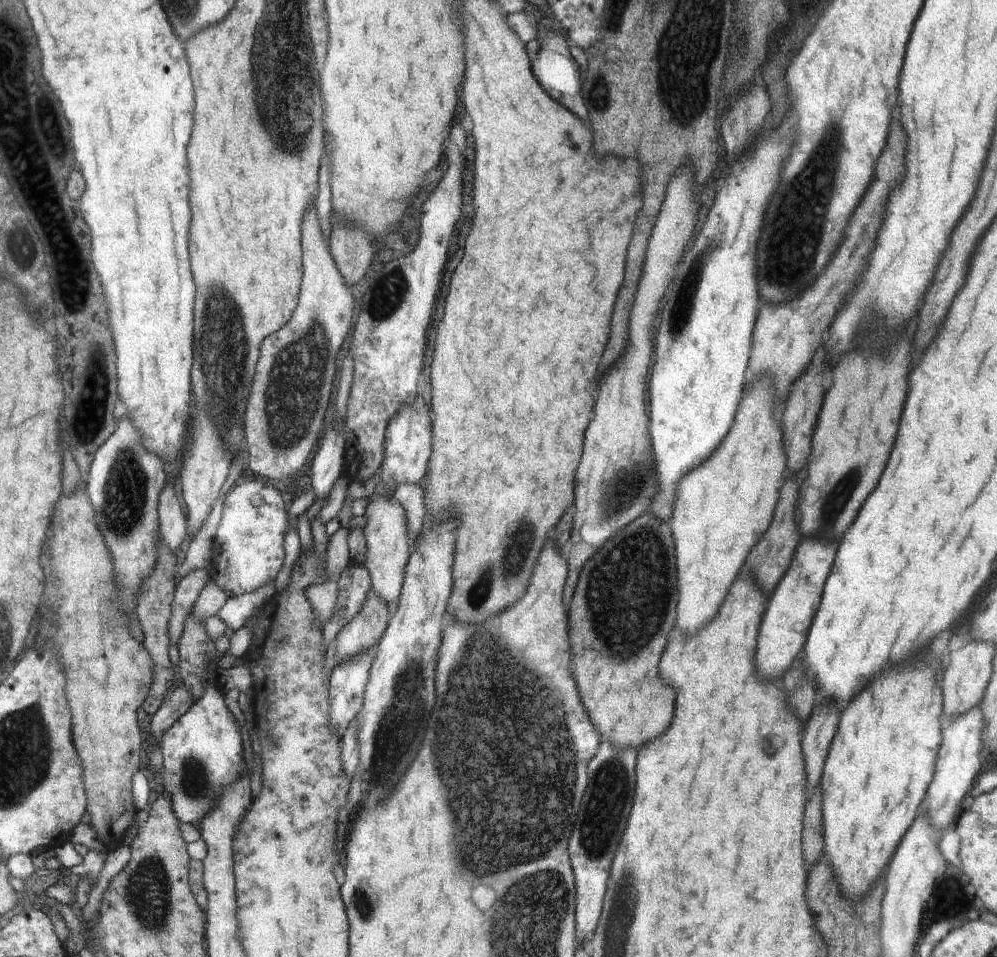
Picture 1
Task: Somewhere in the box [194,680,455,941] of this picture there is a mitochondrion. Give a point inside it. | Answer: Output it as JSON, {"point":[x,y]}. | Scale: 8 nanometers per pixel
{"point":[361,898]}

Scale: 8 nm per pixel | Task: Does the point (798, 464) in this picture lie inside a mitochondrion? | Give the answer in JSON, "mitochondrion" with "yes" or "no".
{"mitochondrion":"no"}

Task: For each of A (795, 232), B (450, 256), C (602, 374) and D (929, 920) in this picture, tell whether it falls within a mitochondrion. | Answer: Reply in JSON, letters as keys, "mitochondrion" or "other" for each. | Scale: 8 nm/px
{"A":"mitochondrion","B":"other","C":"other","D":"other"}

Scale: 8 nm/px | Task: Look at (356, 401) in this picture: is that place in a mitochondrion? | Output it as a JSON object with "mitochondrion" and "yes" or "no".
{"mitochondrion":"no"}

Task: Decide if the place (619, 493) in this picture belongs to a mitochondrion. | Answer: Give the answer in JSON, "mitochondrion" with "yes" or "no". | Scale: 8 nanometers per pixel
{"mitochondrion":"yes"}

